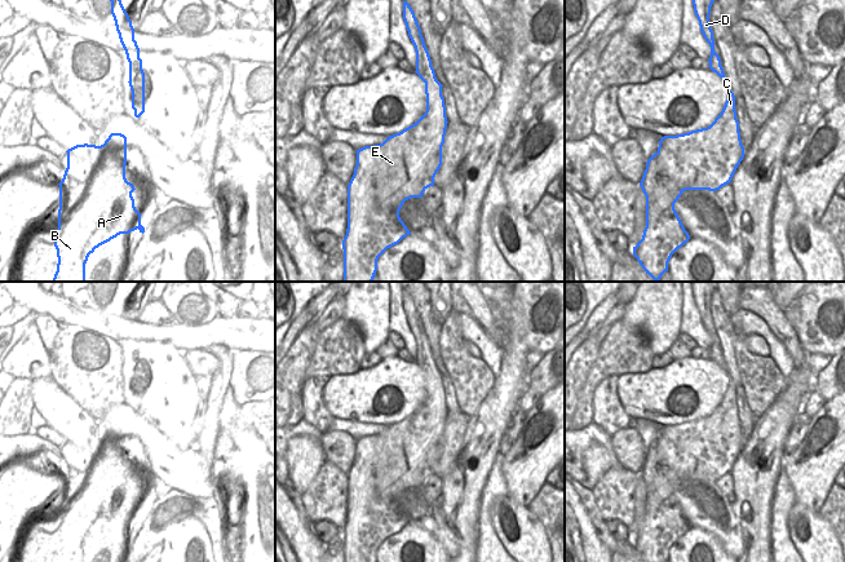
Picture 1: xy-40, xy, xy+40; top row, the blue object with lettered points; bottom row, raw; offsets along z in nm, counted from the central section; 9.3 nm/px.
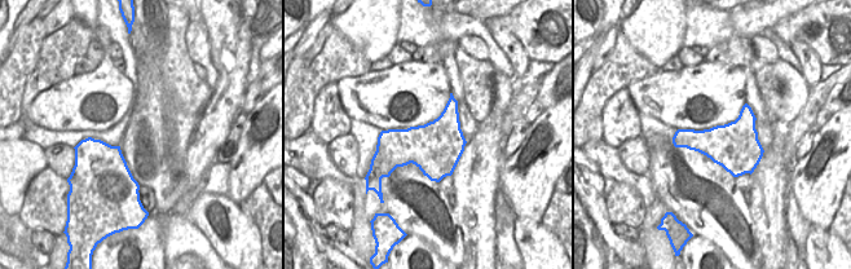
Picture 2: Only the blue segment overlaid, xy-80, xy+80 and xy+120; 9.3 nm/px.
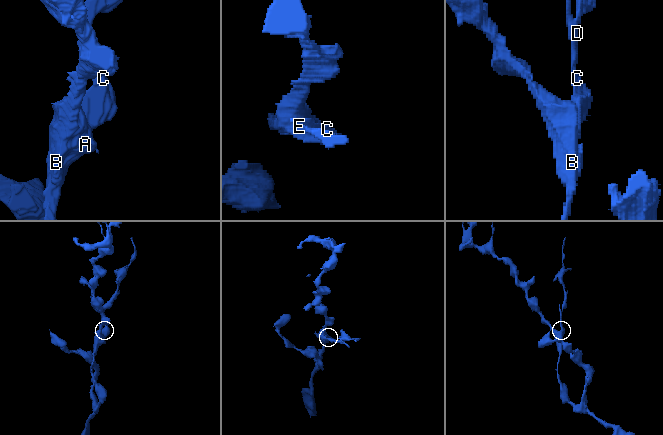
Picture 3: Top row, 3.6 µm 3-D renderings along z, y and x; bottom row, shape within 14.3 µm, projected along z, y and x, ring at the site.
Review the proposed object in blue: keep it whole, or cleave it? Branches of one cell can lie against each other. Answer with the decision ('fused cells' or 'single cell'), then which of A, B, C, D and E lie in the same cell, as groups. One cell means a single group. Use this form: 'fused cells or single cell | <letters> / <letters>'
fused cells | A B / C D E

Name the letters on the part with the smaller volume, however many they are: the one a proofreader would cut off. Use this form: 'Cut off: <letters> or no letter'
Cut off: C, D, E

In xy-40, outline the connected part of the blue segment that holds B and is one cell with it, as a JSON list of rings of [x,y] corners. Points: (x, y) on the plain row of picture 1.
[[[76,434],[67,441],[67,457],[59,474],[59,499],[58,518],[54,527],[57,539],[57,561],[56,562],[85,562],[85,553],[90,543],[99,535],[110,531],[120,523],[129,523],[140,519],[145,522],[141,514],[141,503],[134,496],[132,482],[136,479],[133,473],[128,472],[125,464],[118,460],[112,452],[103,444],[99,435]]]

